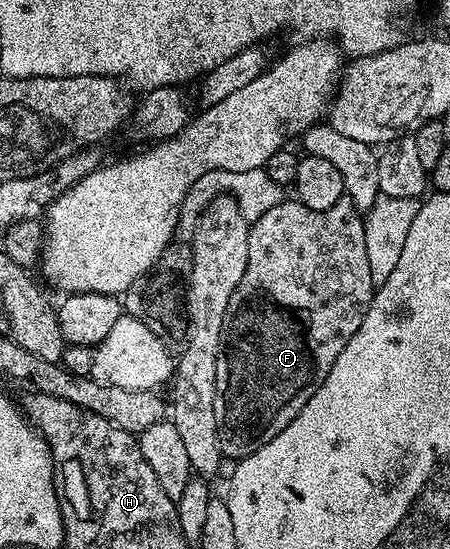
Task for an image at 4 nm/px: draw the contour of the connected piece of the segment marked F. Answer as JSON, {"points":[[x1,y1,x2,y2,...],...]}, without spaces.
{"points":[[284,200,250,226,248,264,232,300,228,300,216,360,216,436,223,459,246,458,268,444,272,436,284,432,322,387,336,356,344,352,344,344,356,336,376,289,372,268,368,268,367,237,363,215,348,200,323,210]]}

